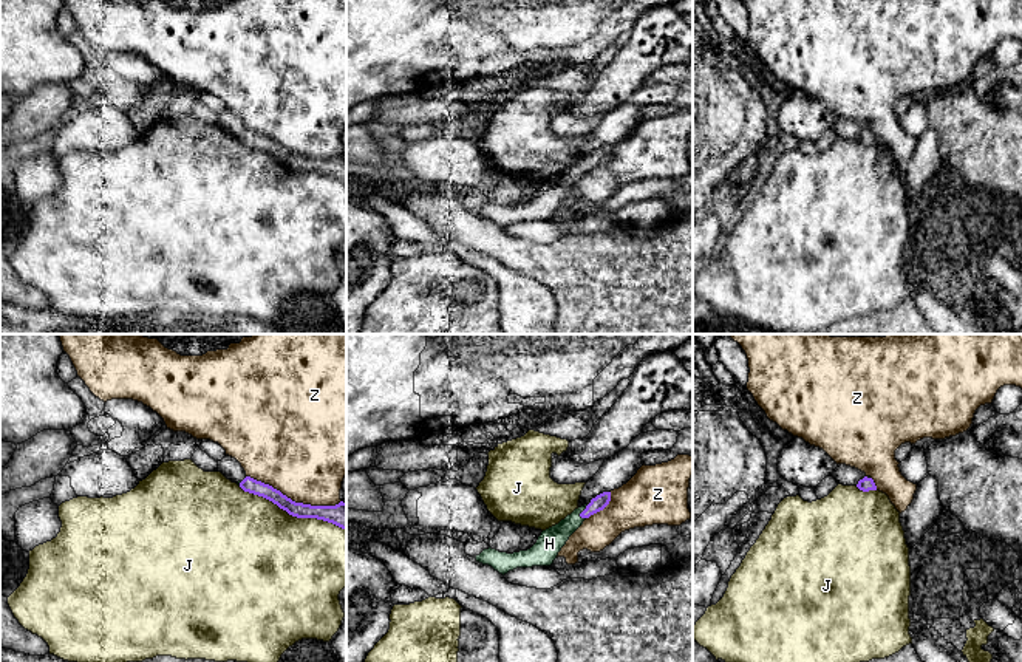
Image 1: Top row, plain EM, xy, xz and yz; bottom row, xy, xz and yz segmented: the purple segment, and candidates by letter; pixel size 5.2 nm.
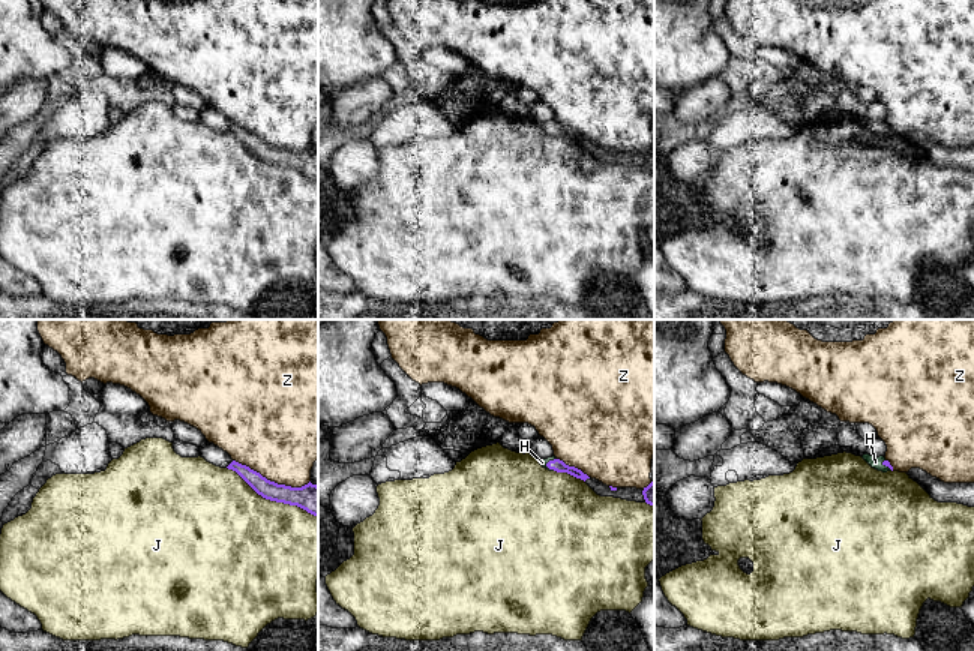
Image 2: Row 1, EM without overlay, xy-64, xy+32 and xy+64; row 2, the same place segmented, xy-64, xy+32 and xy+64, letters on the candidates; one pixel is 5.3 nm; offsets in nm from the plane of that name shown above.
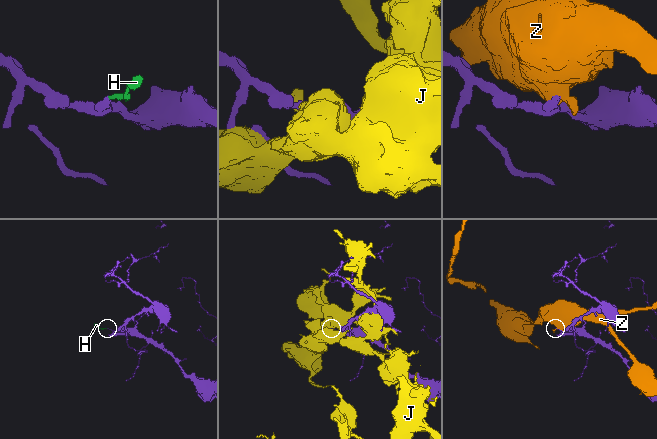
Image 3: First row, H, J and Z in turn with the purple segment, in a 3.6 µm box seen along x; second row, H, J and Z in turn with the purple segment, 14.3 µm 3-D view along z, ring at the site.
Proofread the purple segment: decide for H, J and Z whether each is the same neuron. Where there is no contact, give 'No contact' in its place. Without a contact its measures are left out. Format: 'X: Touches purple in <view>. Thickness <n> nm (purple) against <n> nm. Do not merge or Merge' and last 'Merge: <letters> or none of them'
H: Touches purple in xz. Thickness 80 nm (purple) against 140 nm. Merge
J: Touches purple in xy. Thickness 120 nm (purple) against 500 nm. Do not merge
Z: Touches purple in xy. Thickness 120 nm (purple) against 460 nm. Do not merge
Merge: H

